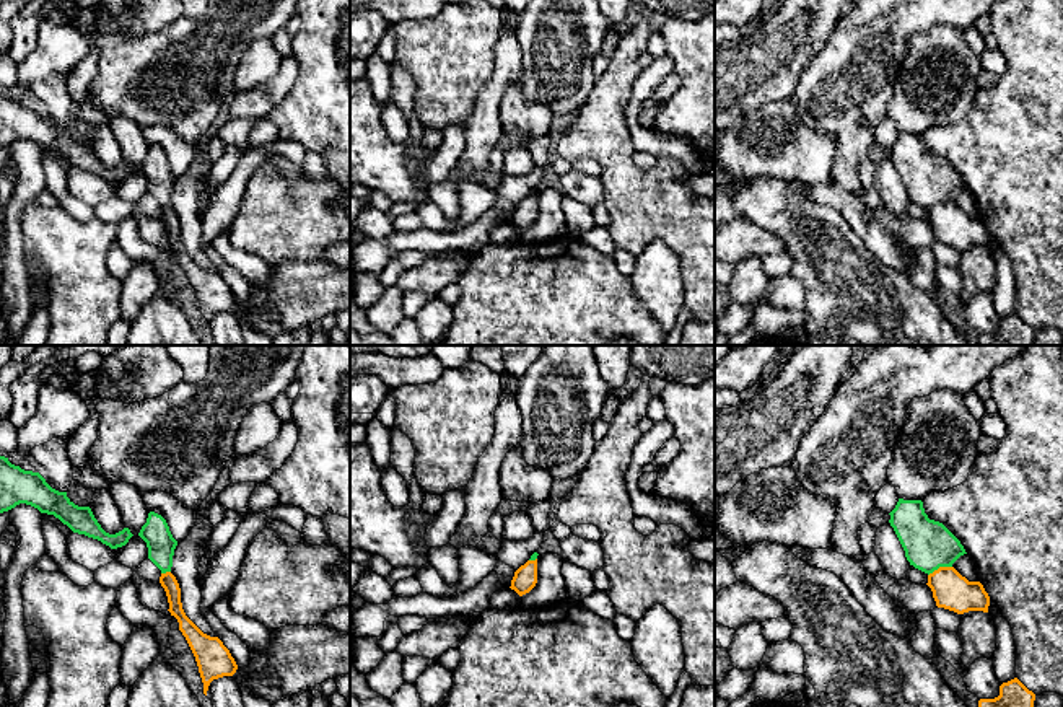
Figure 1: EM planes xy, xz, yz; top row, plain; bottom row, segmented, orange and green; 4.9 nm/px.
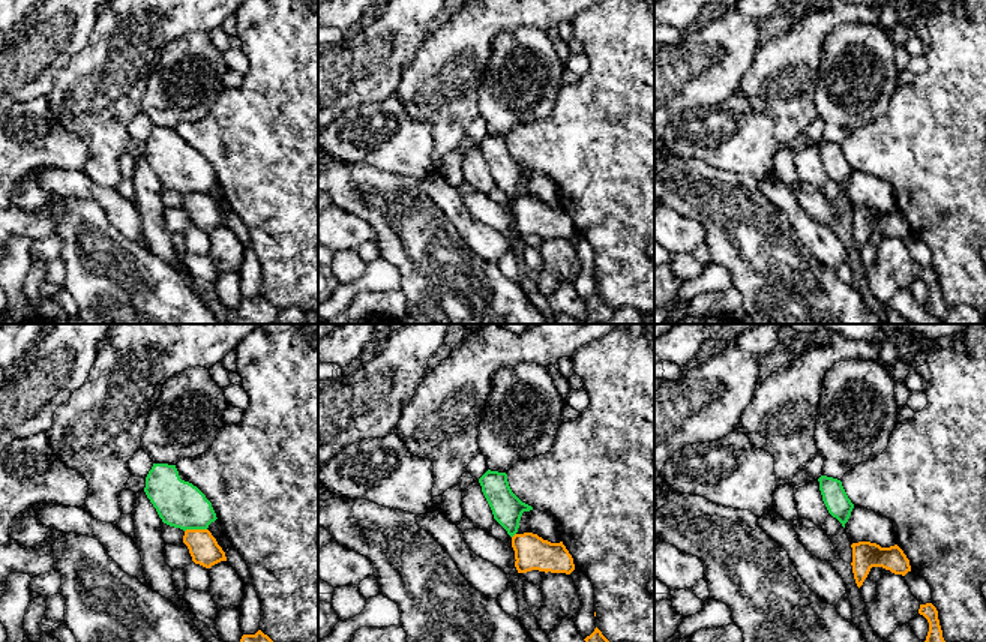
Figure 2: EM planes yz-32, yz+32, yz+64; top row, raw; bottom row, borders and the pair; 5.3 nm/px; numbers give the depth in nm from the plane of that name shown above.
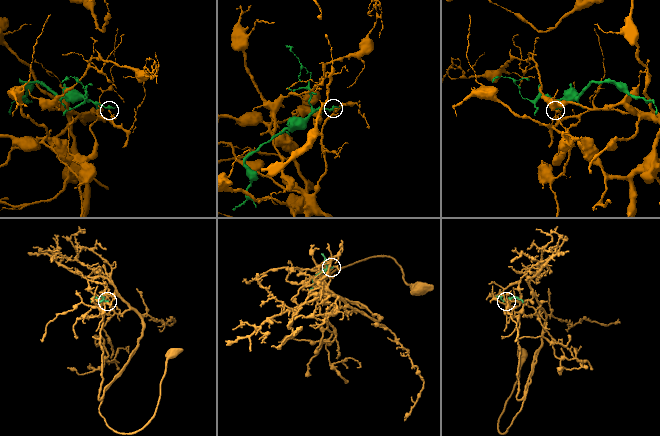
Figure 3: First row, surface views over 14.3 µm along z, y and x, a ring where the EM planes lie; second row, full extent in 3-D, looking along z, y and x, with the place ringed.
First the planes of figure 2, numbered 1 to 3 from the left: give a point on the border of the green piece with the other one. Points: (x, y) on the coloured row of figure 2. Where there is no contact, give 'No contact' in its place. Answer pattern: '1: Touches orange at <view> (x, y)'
1: Touches orange at yz-32 (195, 530)
2: Touches orange at yz+32 (514, 536)
3: No contact

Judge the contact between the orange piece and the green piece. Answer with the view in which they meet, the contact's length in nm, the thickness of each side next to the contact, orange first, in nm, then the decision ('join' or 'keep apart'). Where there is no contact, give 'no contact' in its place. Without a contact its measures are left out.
yz | 130 nm | 180/240 nm | keep apart

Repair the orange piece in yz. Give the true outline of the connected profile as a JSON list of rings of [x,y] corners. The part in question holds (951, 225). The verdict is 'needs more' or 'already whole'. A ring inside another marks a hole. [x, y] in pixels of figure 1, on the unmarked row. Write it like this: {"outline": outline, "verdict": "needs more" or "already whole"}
{"outline": [[[939,202],[928,210],[926,218],[938,243],[964,249],[969,246],[988,248],[990,231],[980,217],[969,217],[954,202]]], "verdict": "already whole"}

